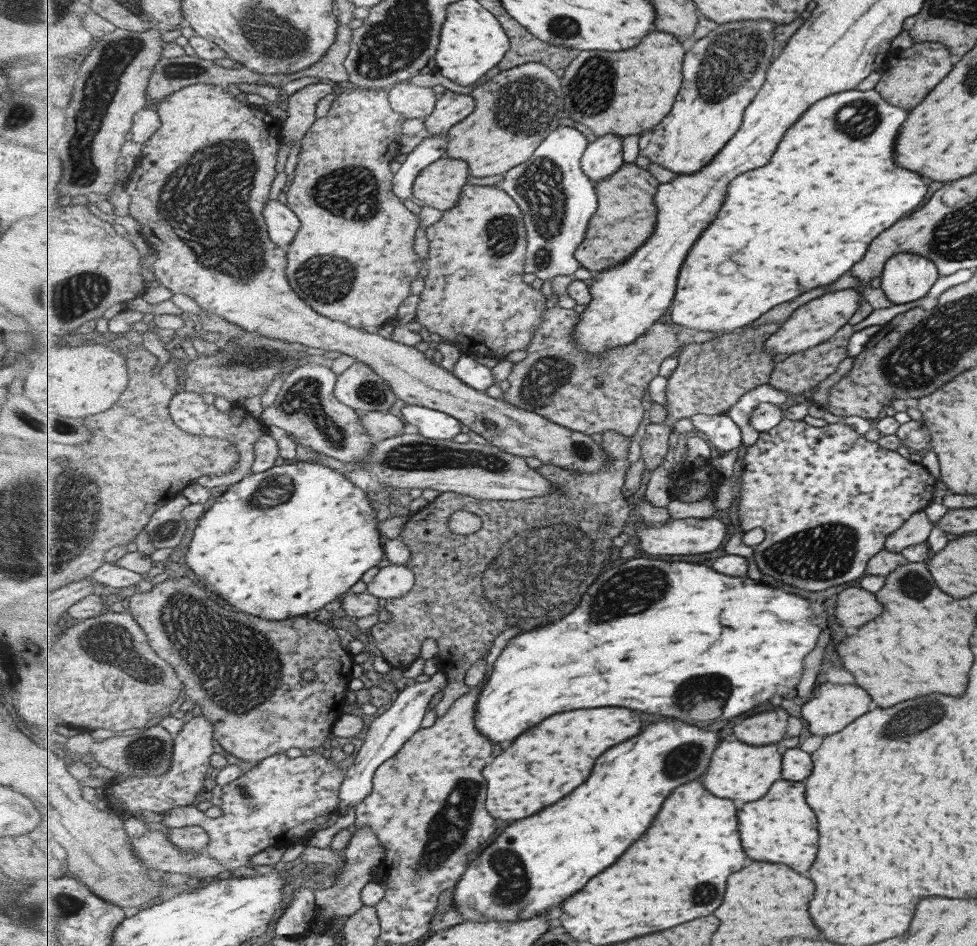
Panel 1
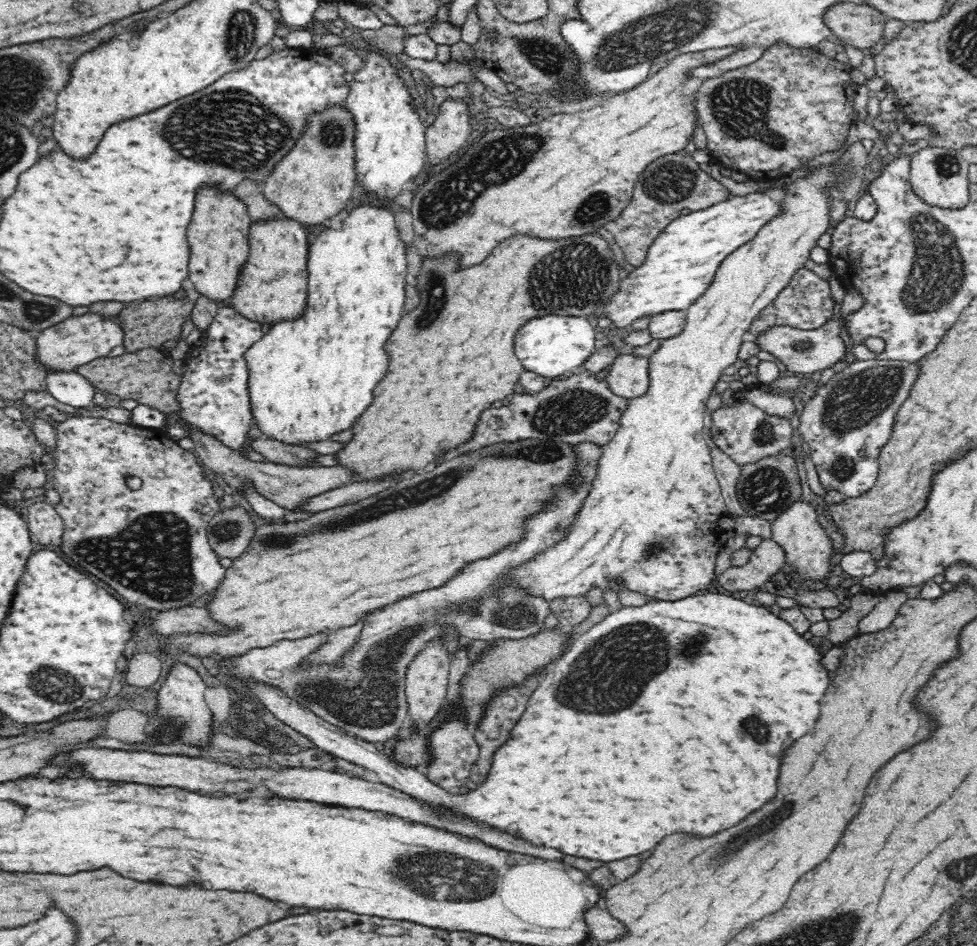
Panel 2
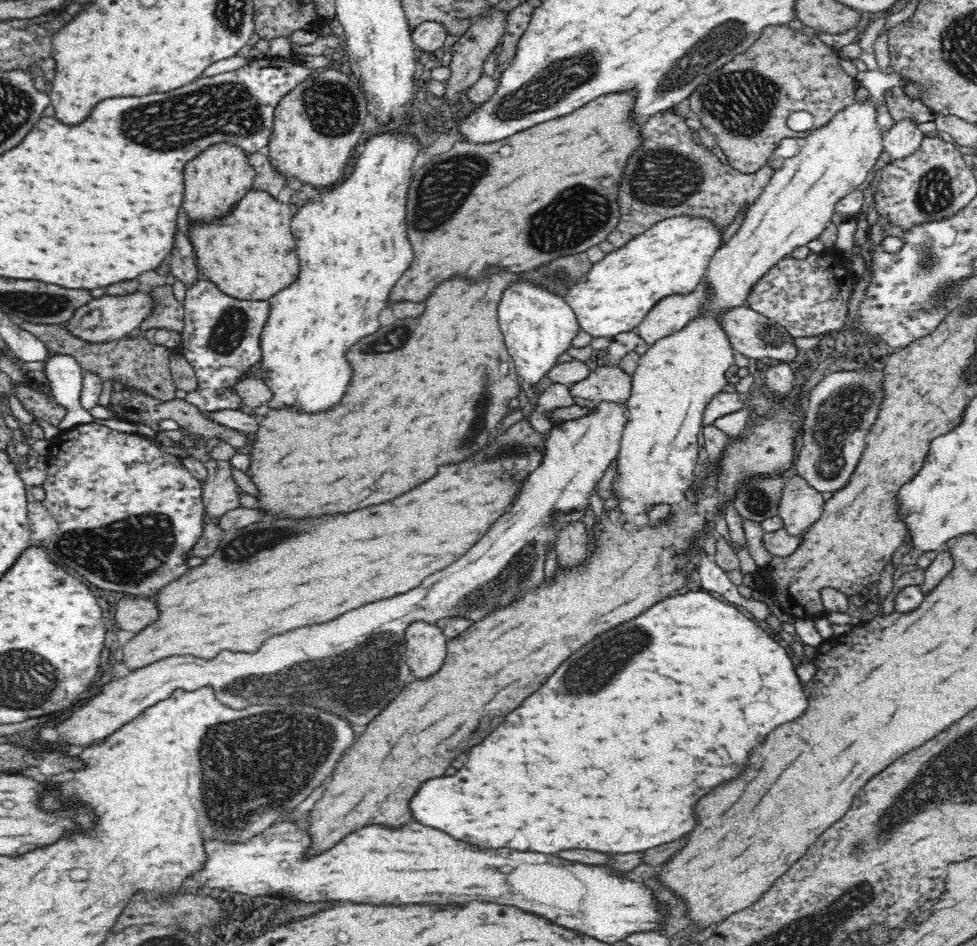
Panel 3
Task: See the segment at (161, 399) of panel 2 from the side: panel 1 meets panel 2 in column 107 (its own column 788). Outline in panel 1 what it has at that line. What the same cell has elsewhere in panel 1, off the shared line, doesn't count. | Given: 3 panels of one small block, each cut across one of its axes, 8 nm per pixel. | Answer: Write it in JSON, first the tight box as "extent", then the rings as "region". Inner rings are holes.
{"extent":[769,325,852,395],"region":[[[851,325],[841,326],[841,329],[837,330],[835,336],[829,337],[827,341],[821,342],[820,345],[803,350],[803,352],[797,352],[797,354],[792,354],[786,359],[783,359],[776,364],[769,383],[780,391],[786,392],[788,395],[809,392],[821,380],[829,376],[832,372],[835,372],[839,362],[847,356],[846,344],[852,334]]]}

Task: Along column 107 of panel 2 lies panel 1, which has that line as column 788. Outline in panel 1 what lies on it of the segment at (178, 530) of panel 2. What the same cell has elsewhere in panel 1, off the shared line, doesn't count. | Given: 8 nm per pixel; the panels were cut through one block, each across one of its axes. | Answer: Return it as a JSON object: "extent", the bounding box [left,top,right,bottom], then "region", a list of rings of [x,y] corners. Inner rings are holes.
{"extent":[736,418,942,592],"region":[[[784,418],[775,428],[760,433],[760,437],[755,444],[746,447],[743,461],[744,472],[741,475],[742,485],[739,489],[740,501],[736,505],[739,526],[742,532],[753,530],[753,528],[762,528],[767,532],[765,542],[759,544],[757,548],[753,547],[753,550],[755,550],[753,558],[757,560],[761,572],[765,572],[765,574],[769,574],[769,576],[773,576],[781,582],[787,582],[787,584],[793,584],[793,586],[799,586],[799,588],[811,592],[819,592],[823,588],[837,586],[837,584],[847,583],[859,578],[868,566],[869,558],[883,549],[887,534],[897,530],[913,513],[923,511],[924,507],[932,502],[935,489],[942,486],[940,478],[930,475],[921,463],[909,461],[896,451],[880,448],[876,442],[870,442],[863,435],[857,434],[855,427],[841,422],[827,423],[825,426],[815,427],[806,424],[803,420]]]}

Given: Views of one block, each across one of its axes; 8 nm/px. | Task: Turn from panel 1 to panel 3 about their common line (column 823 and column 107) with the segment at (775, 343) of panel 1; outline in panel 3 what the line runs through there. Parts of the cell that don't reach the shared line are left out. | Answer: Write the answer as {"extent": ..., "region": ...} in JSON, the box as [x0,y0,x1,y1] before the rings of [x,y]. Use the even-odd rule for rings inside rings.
{"extent":[66,292,156,344],"region":[[[130,292],[130,294],[122,294],[122,296],[113,296],[112,294],[105,294],[100,298],[93,298],[88,304],[80,306],[72,318],[66,323],[66,330],[72,333],[73,336],[80,337],[80,340],[92,341],[92,344],[99,344],[100,341],[116,341],[123,336],[130,334],[134,329],[140,327],[146,320],[150,318],[150,314],[154,312],[156,303],[154,303],[153,292]],[[92,310],[100,312],[100,322],[92,328],[84,328],[82,326],[82,318]]]}

